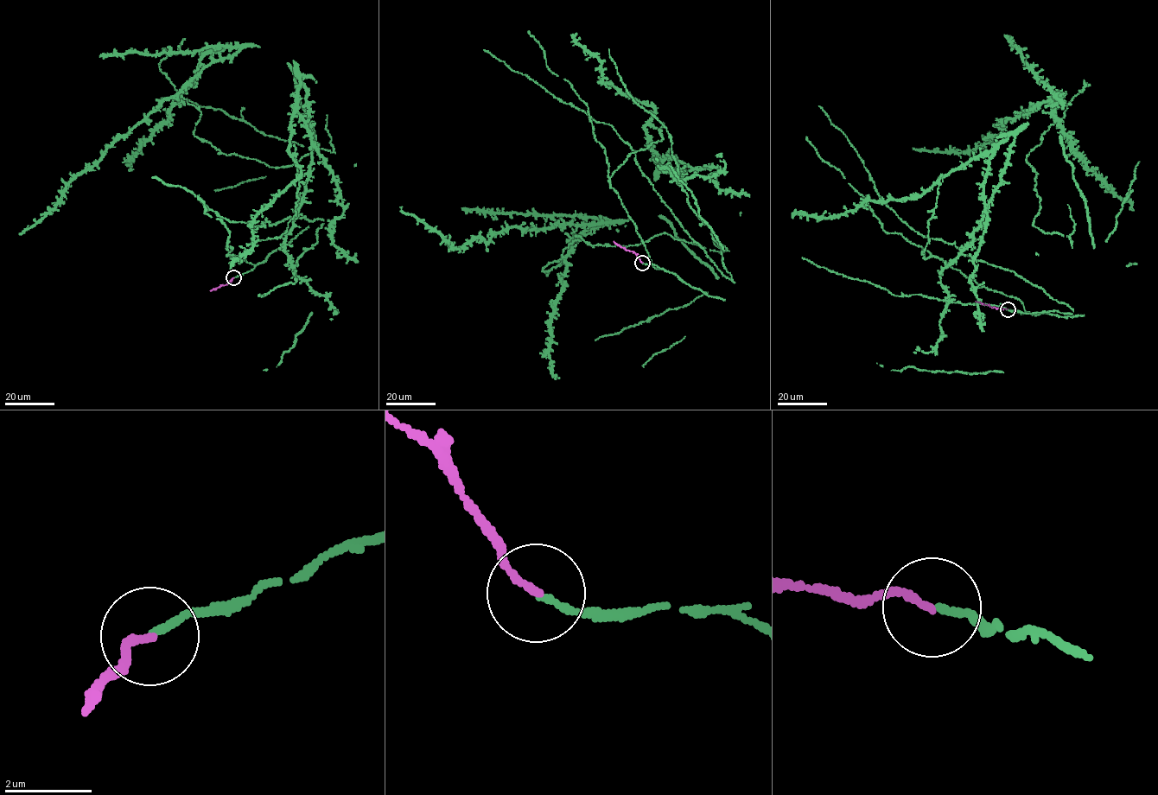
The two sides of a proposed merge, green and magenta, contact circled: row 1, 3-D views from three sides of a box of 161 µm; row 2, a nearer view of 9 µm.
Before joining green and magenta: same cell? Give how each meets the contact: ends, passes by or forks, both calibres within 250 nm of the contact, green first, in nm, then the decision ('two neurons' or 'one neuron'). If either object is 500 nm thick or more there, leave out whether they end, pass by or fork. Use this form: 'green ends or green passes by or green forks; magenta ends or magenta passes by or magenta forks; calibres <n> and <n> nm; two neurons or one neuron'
green ends; magenta ends; calibres 140 and 150 nm; one neuron

